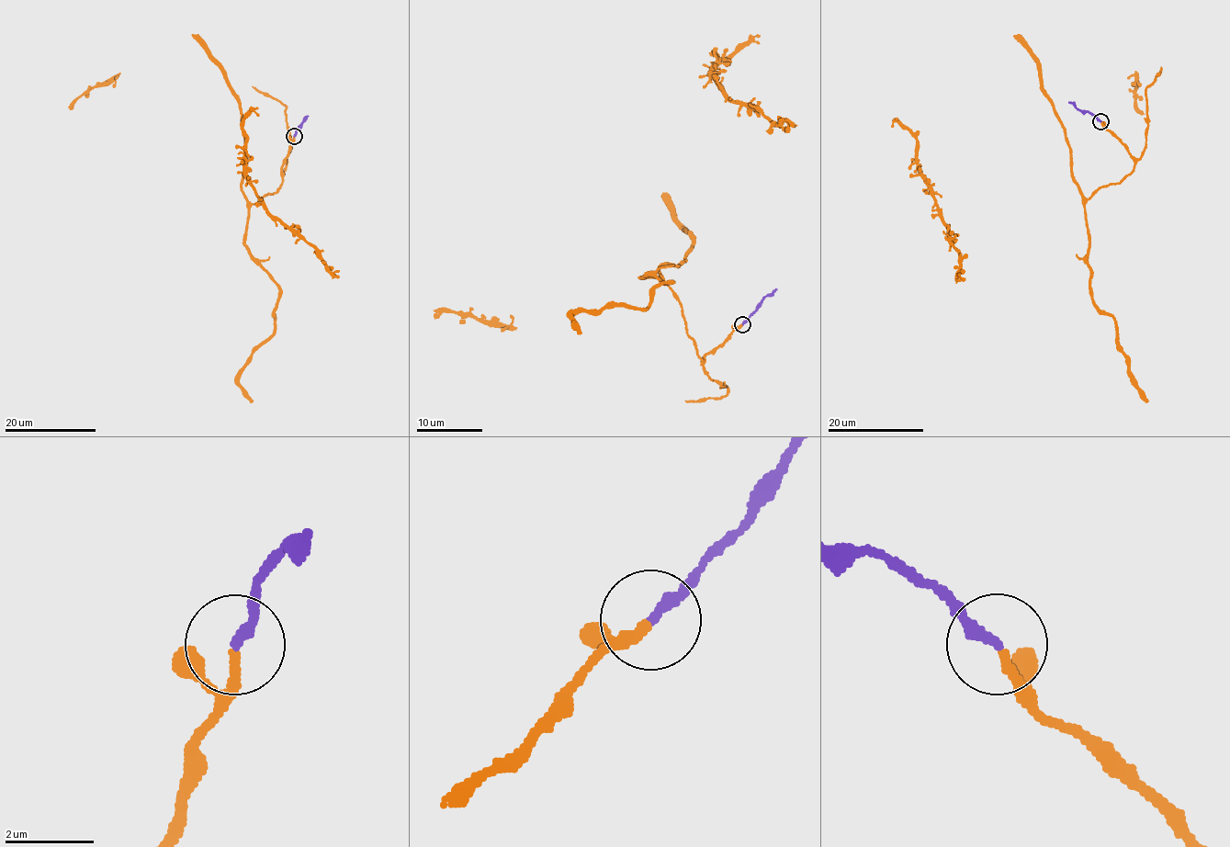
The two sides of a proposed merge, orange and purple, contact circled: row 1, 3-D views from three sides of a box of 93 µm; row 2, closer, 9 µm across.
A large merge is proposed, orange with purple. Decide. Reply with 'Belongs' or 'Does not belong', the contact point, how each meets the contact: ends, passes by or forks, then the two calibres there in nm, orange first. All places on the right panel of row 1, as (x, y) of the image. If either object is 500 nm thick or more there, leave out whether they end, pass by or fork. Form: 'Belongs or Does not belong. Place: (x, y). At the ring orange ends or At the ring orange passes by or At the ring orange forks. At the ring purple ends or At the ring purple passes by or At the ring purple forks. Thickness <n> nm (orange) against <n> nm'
Belongs. Place: (1100, 121). At the ring orange ends. At the ring purple ends. Thickness 200 nm (orange) against 240 nm

